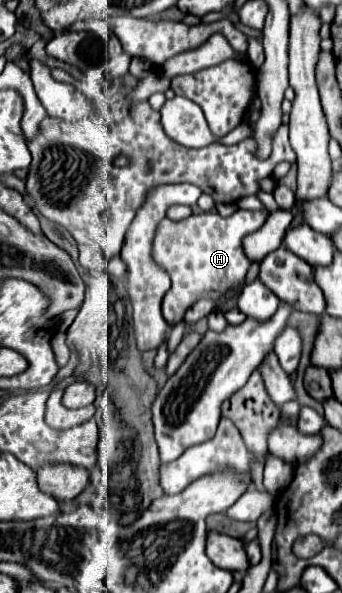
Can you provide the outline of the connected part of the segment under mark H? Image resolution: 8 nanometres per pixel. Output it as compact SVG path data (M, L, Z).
M236 210L228 218L222 218L218 212L200 212L200 214L190 214L188 218L178 220L178 222L168 220L168 218L164 218L160 222L160 226L156 228L156 234L154 234L152 258L172 280L172 288L166 292L166 296L162 300L162 314L164 314L164 320L168 324L174 326L176 322L184 320L186 310L194 302L198 302L200 298L220 300L228 288L242 284L242 280L250 268L250 262L242 250L242 238L256 232L264 224L267 217L268 214L262 211Z

